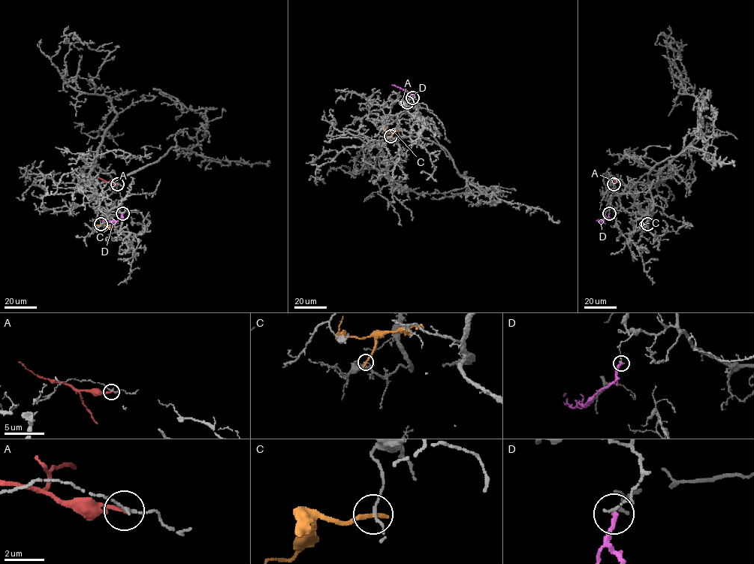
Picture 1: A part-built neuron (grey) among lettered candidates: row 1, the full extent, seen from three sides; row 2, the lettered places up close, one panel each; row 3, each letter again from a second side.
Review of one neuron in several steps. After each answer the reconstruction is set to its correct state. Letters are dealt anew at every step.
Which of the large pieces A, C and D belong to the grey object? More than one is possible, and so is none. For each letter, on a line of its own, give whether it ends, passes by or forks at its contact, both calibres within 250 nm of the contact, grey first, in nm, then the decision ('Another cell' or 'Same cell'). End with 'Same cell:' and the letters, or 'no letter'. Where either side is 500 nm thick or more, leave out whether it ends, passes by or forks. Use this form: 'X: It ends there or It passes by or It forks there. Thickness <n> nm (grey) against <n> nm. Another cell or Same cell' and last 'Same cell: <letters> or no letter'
A: It ends there. Thickness 140 nm (grey) against 170 nm. Another cell
C: It ends there. Thickness 100 nm (grey) against 260 nm. Another cell
D: It ends there. Thickness 130 nm (grey) against 240 nm. Another cell
Same cell: no letter

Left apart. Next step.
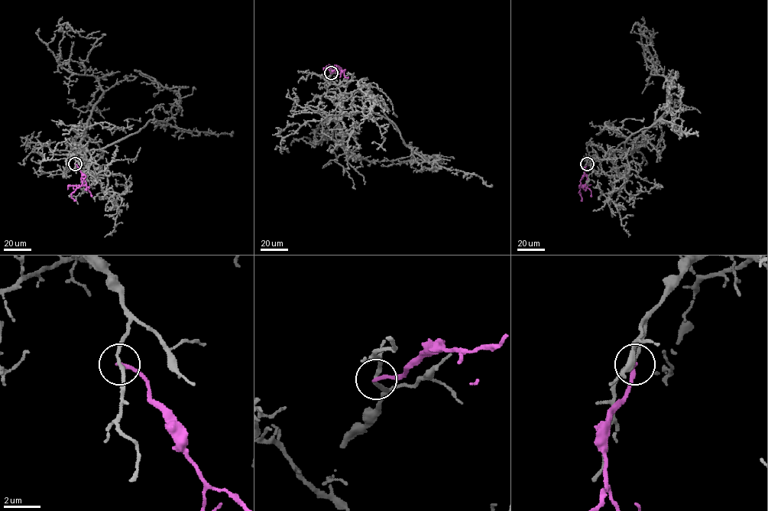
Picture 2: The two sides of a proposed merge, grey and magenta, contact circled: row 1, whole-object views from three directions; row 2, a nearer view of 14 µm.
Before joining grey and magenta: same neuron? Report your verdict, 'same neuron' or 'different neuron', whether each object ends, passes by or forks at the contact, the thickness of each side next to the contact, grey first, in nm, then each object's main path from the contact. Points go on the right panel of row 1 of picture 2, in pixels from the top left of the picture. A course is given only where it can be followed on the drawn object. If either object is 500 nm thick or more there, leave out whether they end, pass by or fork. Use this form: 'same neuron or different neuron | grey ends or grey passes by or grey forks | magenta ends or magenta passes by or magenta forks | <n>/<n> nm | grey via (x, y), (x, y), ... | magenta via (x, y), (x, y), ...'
different neuron | grey passes by | magenta ends | 170/200 nm | grey via (586, 164), (631, 151), (671, 100), (646, 28), (636, 22), (632, 33) | magenta via (586, 164), (579, 186), (581, 200)

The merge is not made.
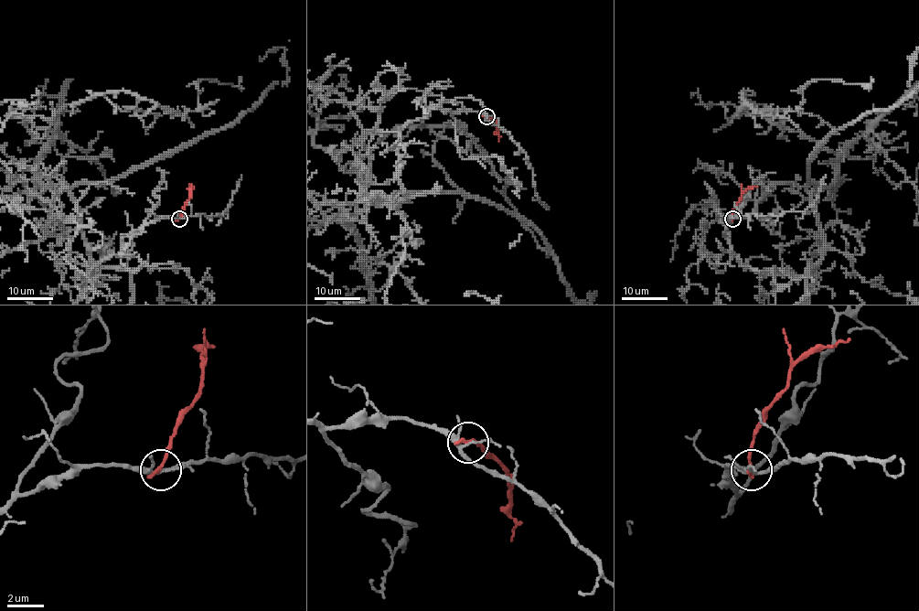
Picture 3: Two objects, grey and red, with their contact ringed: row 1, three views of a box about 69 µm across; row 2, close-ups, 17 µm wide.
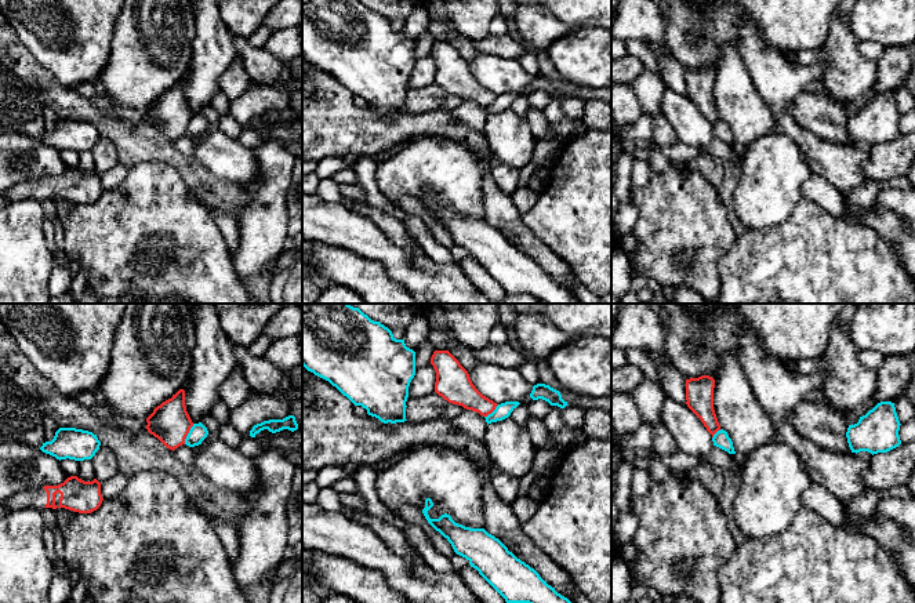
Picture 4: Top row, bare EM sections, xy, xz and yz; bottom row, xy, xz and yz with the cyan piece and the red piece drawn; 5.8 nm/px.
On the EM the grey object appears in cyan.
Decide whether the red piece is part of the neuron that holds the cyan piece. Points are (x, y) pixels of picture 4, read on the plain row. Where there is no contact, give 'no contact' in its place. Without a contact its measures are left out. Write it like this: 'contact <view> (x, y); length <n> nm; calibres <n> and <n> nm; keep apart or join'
contact xy (188, 124); length 130 nm; calibres 100 and 240 nm; keep apart

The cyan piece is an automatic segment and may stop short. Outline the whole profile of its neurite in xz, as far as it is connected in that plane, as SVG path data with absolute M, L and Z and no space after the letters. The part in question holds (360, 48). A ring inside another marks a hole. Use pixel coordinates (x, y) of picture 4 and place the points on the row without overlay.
M302 0L302 57L384 115L404 113L415 43L360 0Z

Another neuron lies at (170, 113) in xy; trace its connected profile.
M179 80L171 90L157 97L146 113L148 123L167 139L174 142L185 135L185 130L193 117L185 97L185 81Z

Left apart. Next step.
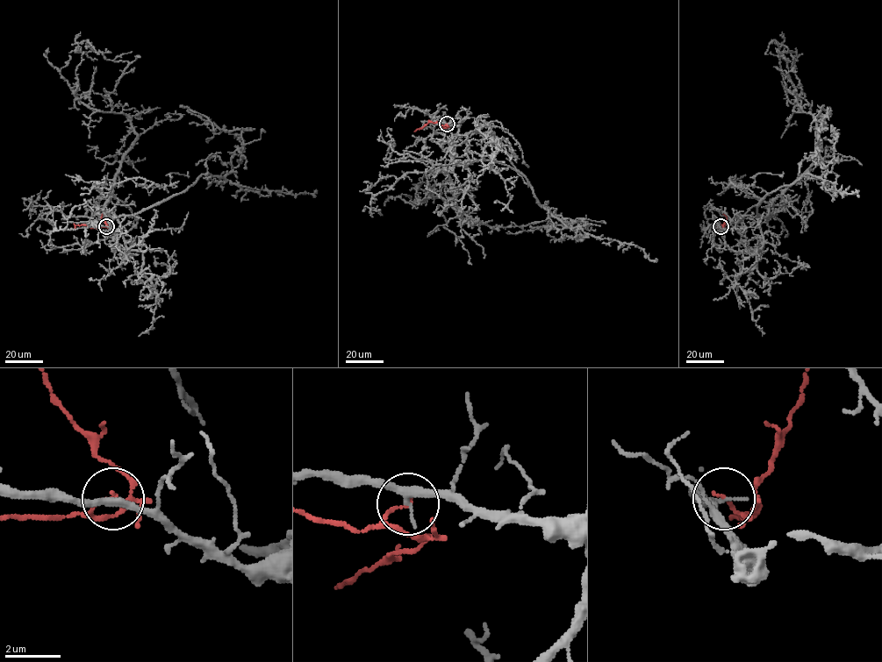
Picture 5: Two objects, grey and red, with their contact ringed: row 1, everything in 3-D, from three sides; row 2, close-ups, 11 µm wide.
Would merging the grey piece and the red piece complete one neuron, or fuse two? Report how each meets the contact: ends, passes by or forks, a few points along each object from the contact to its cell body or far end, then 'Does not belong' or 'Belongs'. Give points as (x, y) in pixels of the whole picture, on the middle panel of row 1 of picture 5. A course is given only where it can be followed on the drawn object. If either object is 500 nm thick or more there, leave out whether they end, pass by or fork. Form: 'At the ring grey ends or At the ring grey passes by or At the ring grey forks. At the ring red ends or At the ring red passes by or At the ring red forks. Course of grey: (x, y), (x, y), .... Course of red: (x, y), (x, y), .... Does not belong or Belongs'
At the ring grey passes by. At the ring red ends. Course of grey: (447, 124), (459, 131), (445, 173), (455, 204), (473, 223), (450, 199), (469, 191), (427, 186), (437, 171). Course of red: (447, 124), (443, 126), (428, 122), (415, 130). Does not belong

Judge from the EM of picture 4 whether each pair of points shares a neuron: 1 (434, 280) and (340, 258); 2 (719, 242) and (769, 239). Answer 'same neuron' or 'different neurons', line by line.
1: different neurons
2: different neurons

